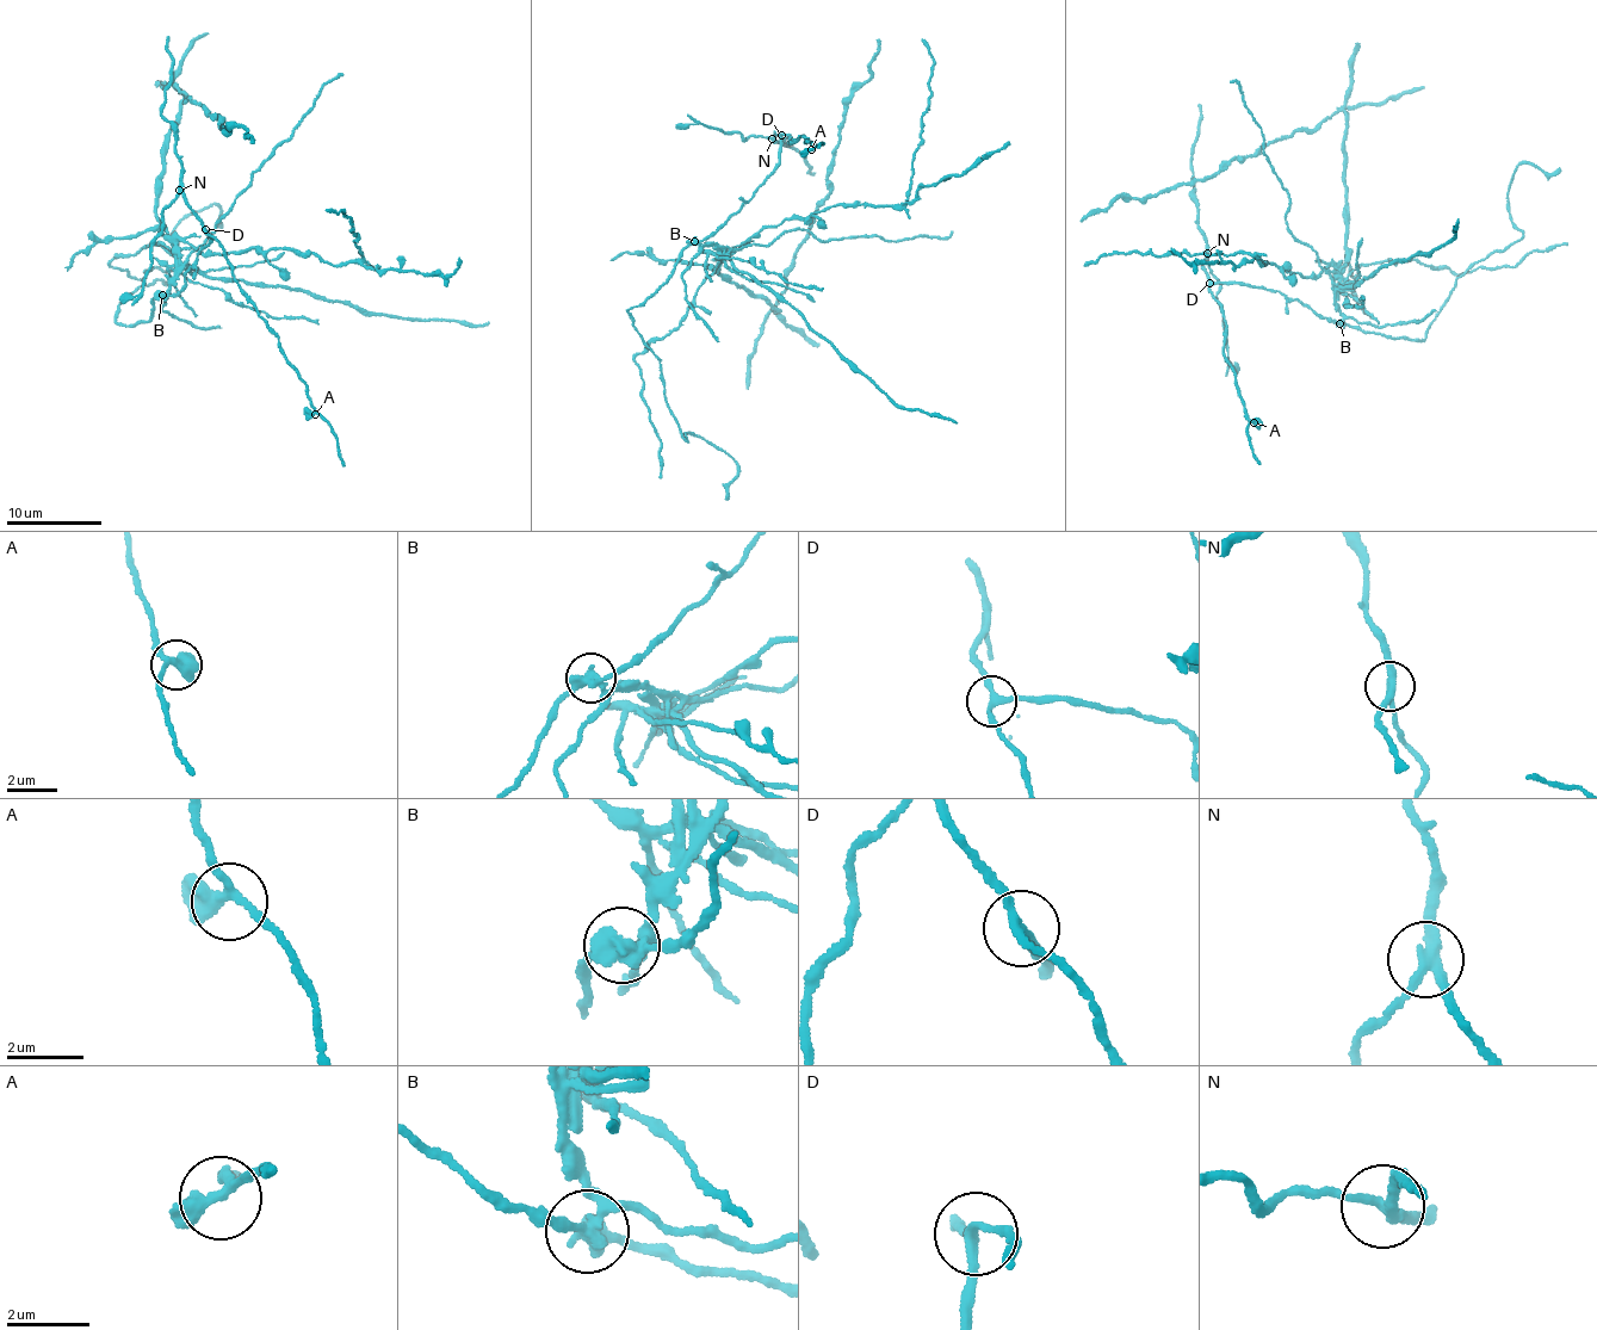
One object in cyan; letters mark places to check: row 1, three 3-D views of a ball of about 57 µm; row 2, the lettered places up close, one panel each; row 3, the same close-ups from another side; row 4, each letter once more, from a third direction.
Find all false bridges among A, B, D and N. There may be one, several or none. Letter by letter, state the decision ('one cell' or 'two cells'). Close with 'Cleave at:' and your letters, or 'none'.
A: one cell
B: two cells
D: one cell
N: two cells
Cleave at: B, N

